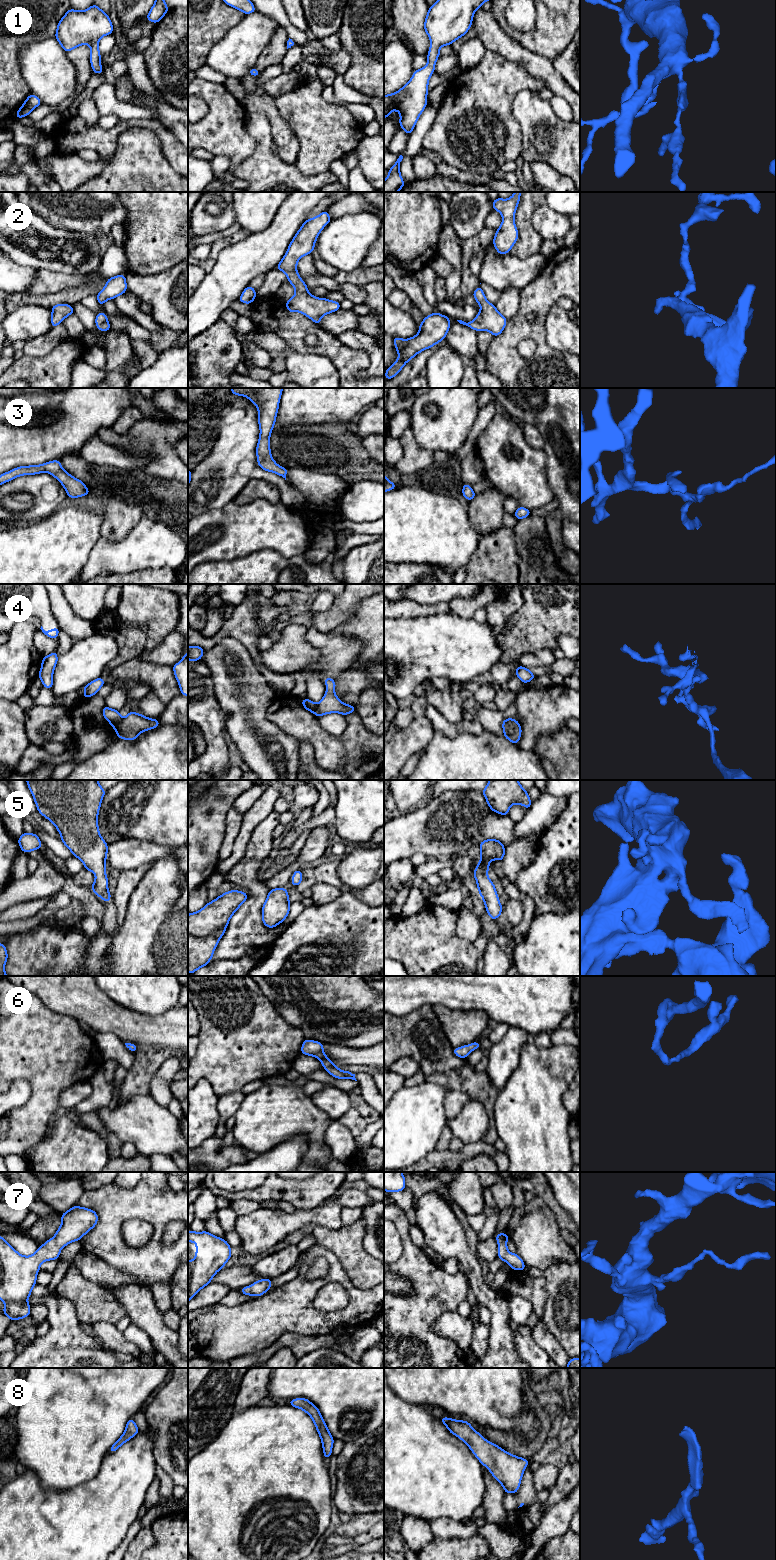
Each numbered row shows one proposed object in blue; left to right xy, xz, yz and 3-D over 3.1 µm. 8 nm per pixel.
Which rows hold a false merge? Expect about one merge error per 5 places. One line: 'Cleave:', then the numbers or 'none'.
Cleave: 4

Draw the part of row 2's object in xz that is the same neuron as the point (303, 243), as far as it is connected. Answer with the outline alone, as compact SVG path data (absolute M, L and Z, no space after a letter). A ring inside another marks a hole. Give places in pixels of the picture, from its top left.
M327 210L314 218L307 219L300 227L275 269L286 274L295 288L294 296L285 302L288 312L300 312L320 325L321 317L341 308L340 303L327 298L317 298L308 293L308 287L297 272L297 262L313 252L315 242L322 229L331 221Z

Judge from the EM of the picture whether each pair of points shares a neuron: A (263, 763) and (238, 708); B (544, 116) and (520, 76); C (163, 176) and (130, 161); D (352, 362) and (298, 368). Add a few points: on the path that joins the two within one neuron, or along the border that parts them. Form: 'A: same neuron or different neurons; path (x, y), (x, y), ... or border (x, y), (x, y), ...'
A: same neuron; path (261, 749), (247, 722)
B: different neurons; border (534, 90), (520, 90), (514, 97), (512, 106)
C: same neuron; path (155, 176), (145, 176), (138, 169)
D: different neurons; border (312, 353), (325, 355), (331, 361), (340, 377)

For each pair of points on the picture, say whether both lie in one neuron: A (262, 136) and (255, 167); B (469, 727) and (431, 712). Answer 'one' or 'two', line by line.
A: one
B: one

